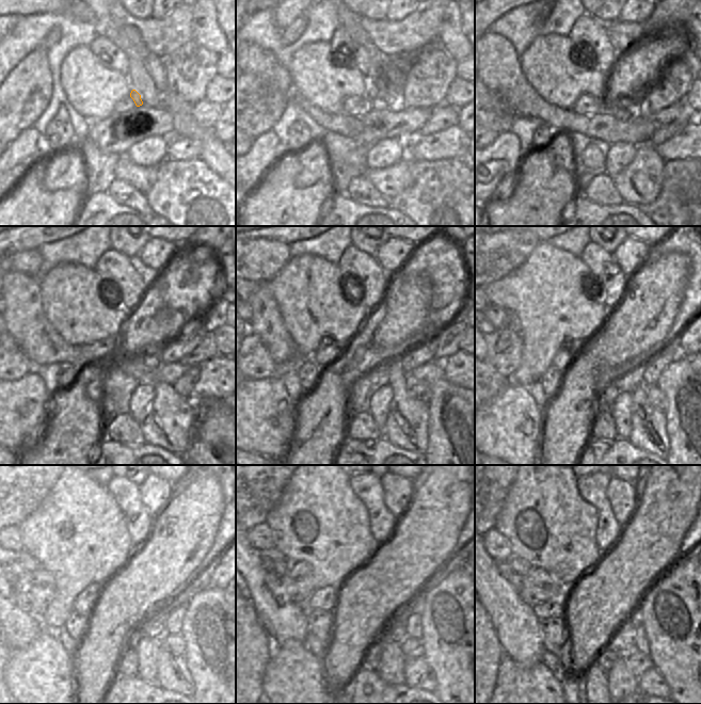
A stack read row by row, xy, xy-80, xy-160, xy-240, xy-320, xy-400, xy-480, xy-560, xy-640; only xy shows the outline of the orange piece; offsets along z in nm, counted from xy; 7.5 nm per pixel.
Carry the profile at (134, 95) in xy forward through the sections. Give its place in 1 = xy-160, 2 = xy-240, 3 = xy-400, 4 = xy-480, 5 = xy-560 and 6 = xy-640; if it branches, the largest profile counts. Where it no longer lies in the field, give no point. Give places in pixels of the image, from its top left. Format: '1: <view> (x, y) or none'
1: xy-160 (618, 108)
2: xy-240 (150, 358)
3: xy-400 (648, 433)
4: xy-480 (173, 674)
5: xy-560 (417, 674)
6: xy-640 (651, 682)

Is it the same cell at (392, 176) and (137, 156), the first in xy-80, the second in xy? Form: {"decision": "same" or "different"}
{"decision": "different"}

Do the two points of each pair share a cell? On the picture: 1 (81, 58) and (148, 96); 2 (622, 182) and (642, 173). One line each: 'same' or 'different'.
1: different
2: same

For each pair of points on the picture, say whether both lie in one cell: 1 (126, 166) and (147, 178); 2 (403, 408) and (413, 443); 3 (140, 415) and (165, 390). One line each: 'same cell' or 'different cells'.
1: same cell
2: same cell
3: different cells

